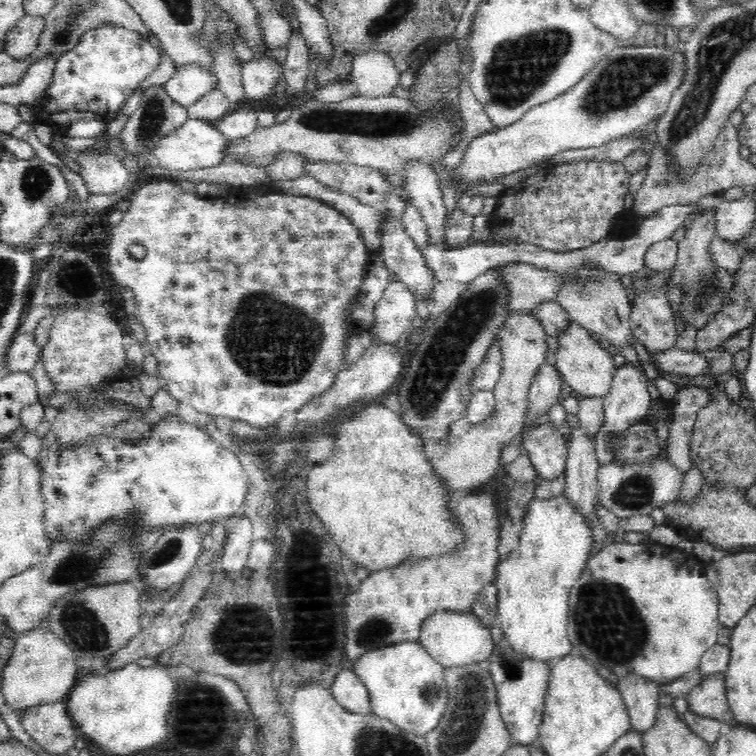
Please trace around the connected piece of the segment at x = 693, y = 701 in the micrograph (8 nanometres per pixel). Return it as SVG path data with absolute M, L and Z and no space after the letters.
M725 673L710 674L687 694L689 710L702 718L720 720L729 709L726 693Z

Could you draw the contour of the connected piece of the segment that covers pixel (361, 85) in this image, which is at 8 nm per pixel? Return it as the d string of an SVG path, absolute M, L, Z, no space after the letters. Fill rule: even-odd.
M368 50L352 60L348 79L356 84L360 95L380 98L394 94L400 74L387 51Z

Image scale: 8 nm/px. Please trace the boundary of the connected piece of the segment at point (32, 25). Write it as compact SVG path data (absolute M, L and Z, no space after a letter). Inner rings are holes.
M24 15L18 24L2 38L5 42L5 50L14 60L28 58L40 40L40 34L44 32L46 19L43 16Z

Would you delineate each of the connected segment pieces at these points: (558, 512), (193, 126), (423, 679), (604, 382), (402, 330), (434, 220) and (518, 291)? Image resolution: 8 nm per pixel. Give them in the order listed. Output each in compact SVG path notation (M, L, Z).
M563 494L550 499L535 497L527 507L519 546L509 552L507 561L499 561L496 566L494 581L497 588L497 620L505 639L522 658L527 656L551 664L568 656L573 647L567 635L569 599L572 586L580 578L591 557L593 534L583 514L578 512Z
M189 119L178 130L174 130L172 134L164 136L158 142L158 146L152 150L151 158L166 170L172 171L184 172L196 168L212 168L227 160L226 146L228 146L228 139L213 123Z
M400 642L366 652L351 667L368 689L373 714L418 736L427 735L438 726L448 702L444 667L428 654L422 643Z
M571 320L569 328L559 335L557 360L554 364L568 386L572 389L573 395L578 398L604 398L609 394L616 366L613 356L604 348L601 348L597 337L592 338L591 334Z
M390 281L376 304L372 338L384 344L396 345L411 337L410 326L416 318L416 298L402 281Z
M410 160L406 162L402 178L405 181L406 200L422 213L422 219L428 225L430 242L444 251L450 249L443 244L443 228L447 217L436 170L419 160Z
M506 262L498 264L496 268L500 271L502 281L508 287L508 308L511 312L532 313L538 304L542 302L556 302L560 288L564 286L564 277L560 273L548 270L539 269L534 265L522 262Z

